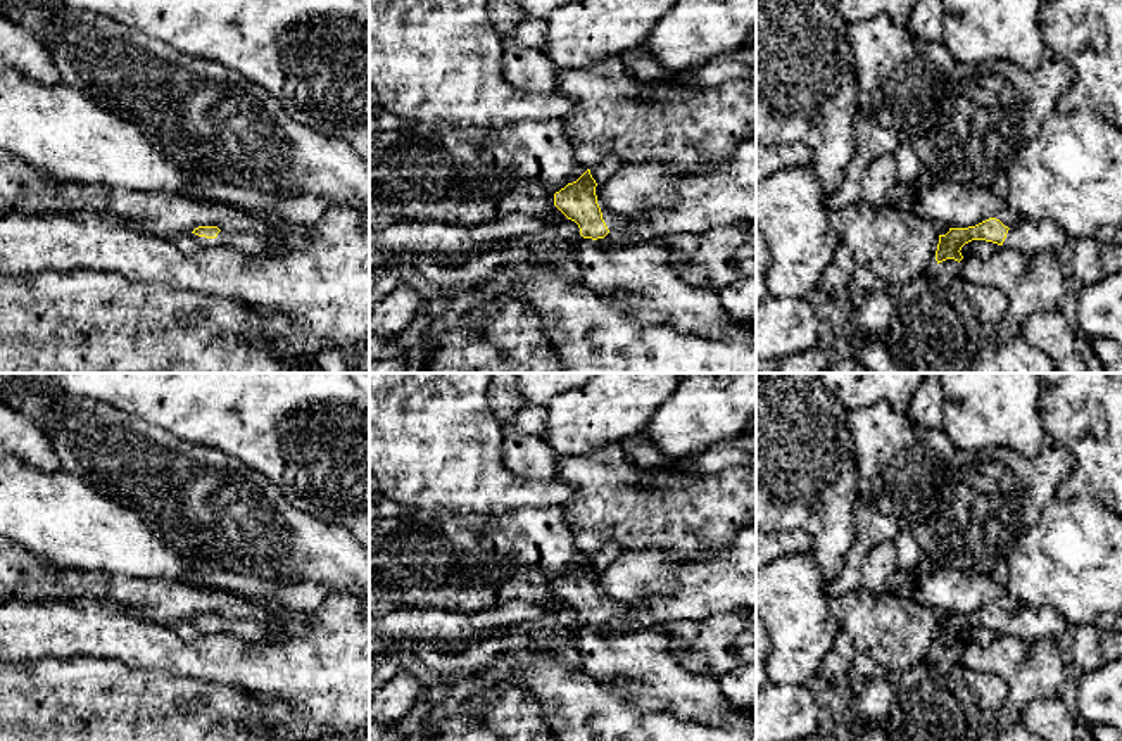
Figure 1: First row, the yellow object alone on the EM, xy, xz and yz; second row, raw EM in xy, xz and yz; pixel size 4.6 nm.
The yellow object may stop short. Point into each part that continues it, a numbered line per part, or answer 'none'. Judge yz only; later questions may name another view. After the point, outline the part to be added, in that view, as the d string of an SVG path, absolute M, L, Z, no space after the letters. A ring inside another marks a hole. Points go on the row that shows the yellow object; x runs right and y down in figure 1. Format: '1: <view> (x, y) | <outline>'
1: yz (1029, 237) | M1020 218L1006 233L1003 247L1025 256L1036 256L1044 250L1058 254L1068 242L1068 235L1050 219Z

